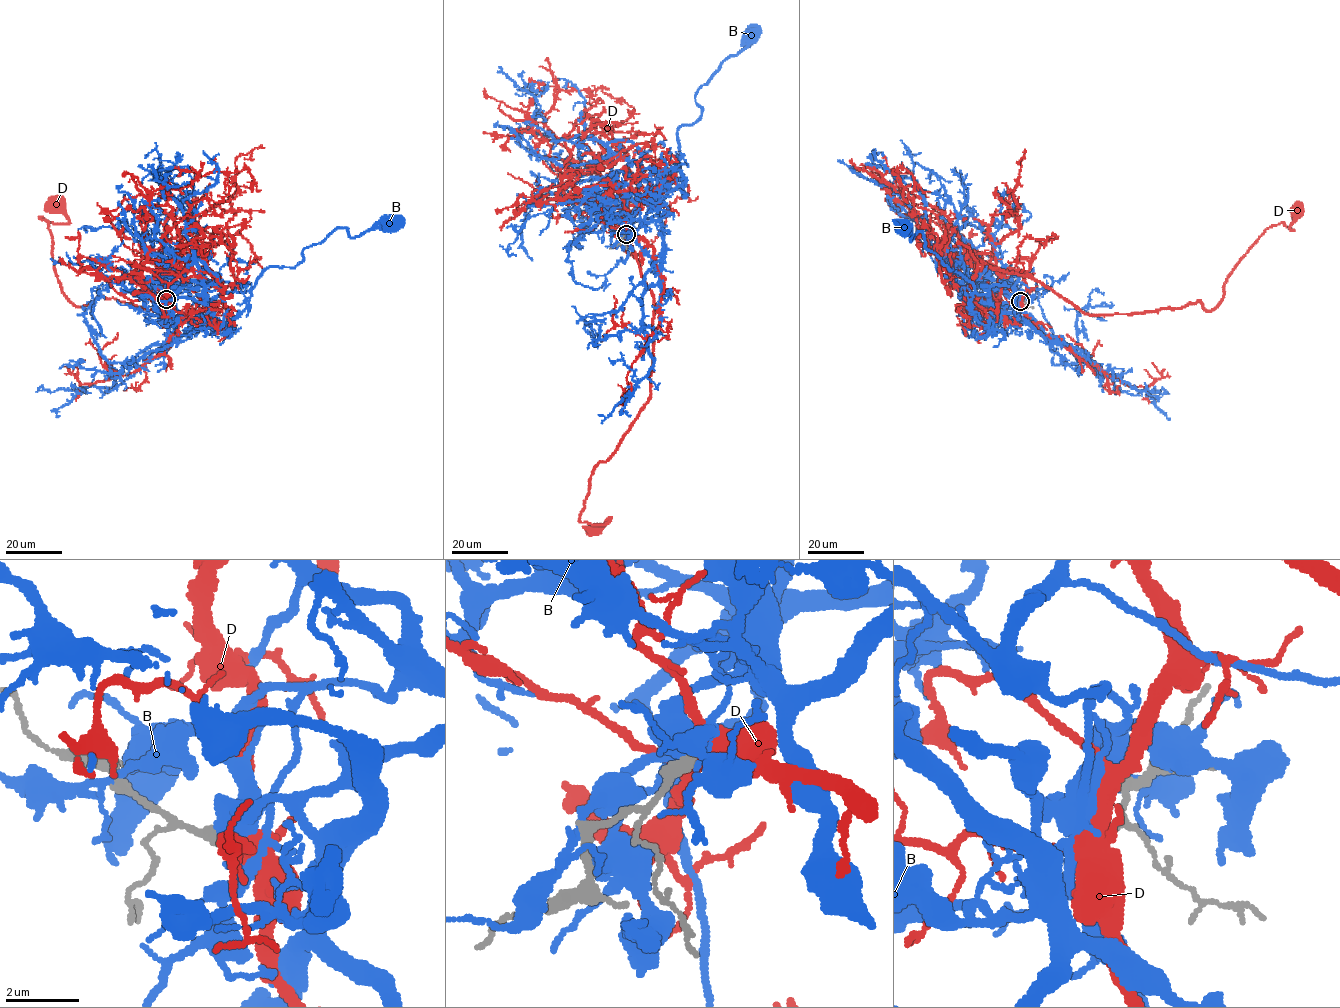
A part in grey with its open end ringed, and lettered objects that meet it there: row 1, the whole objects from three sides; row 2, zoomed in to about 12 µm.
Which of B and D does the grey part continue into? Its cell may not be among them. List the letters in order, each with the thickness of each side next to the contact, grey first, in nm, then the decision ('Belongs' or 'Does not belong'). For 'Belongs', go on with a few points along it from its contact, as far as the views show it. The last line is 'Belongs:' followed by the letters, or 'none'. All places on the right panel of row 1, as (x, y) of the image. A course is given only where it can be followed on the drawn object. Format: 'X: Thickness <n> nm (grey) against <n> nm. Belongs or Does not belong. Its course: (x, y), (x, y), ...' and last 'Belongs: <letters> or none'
B: Thickness 420 nm (grey) against 550 nm. Does not belong
D: Thickness 420 nm (grey) against 420 nm. Belongs. Its course: (1020, 301), (1024, 273), (1087, 314), (1199, 300), (1212, 310), (1235, 264), (1269, 226), (1293, 229), (1298, 208)
Belongs: D

